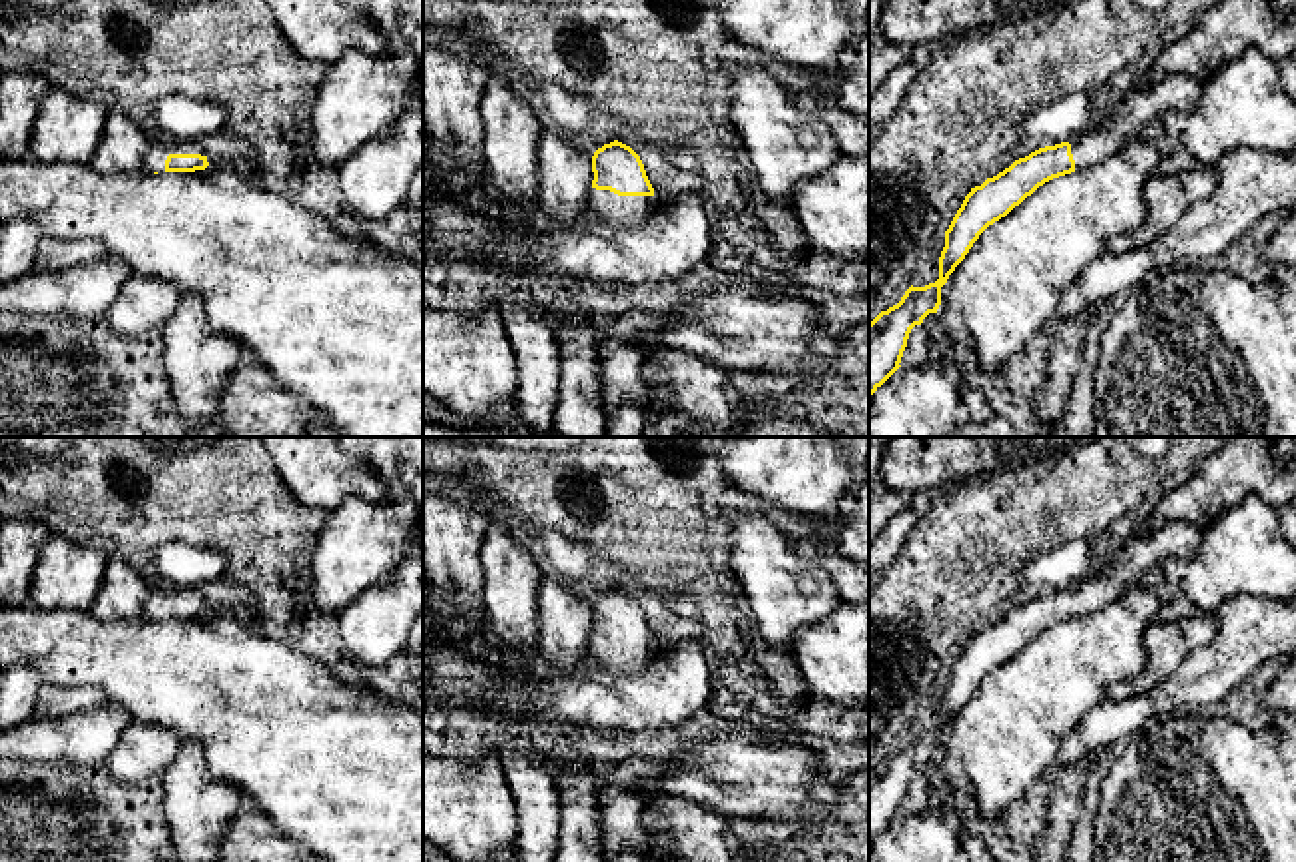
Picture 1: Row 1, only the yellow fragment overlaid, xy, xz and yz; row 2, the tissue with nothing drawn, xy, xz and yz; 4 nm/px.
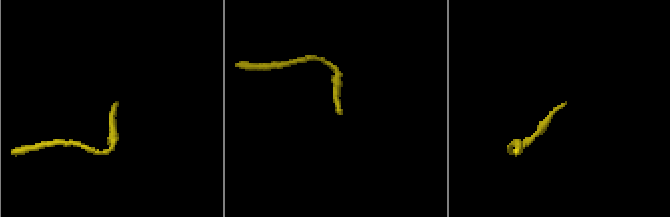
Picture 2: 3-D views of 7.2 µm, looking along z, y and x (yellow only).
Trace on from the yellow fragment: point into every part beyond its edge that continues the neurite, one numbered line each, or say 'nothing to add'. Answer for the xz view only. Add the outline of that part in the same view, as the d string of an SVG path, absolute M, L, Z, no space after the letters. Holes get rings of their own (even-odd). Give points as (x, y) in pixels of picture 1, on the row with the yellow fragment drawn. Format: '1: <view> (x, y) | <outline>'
1: xz (611, 208) | M590 190L588 212L616 227L634 227L648 219L656 206L654 196L618 196L610 190Z

